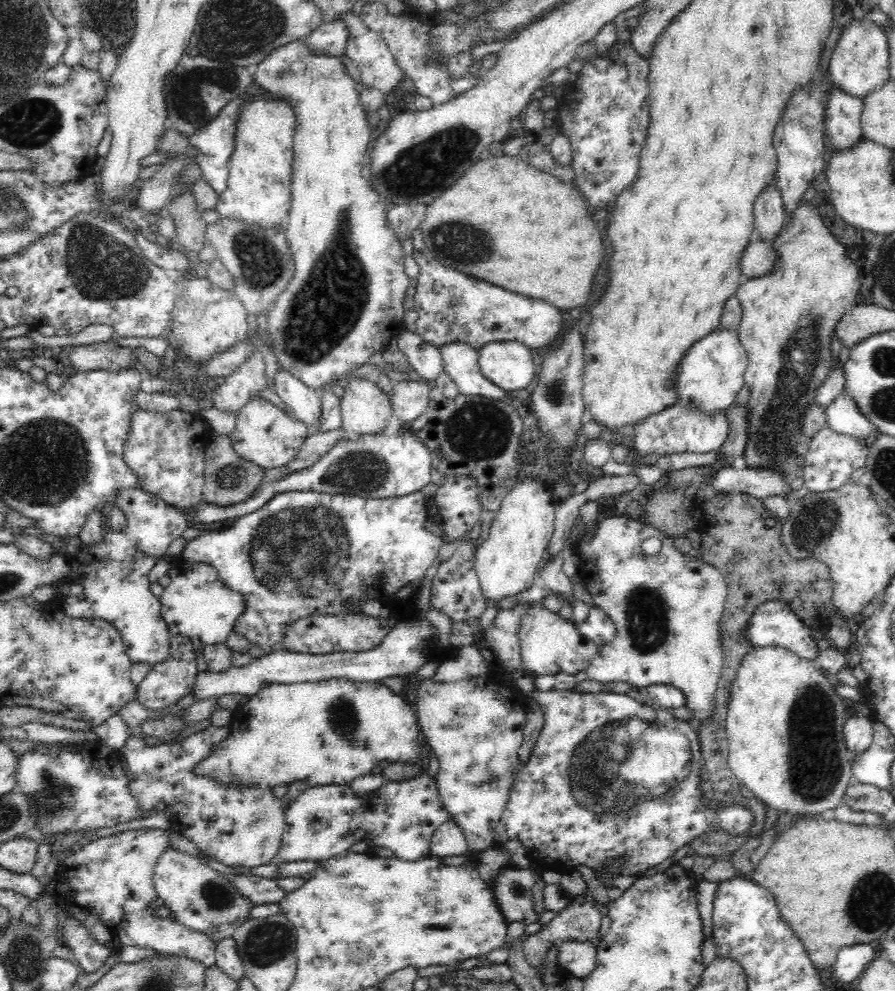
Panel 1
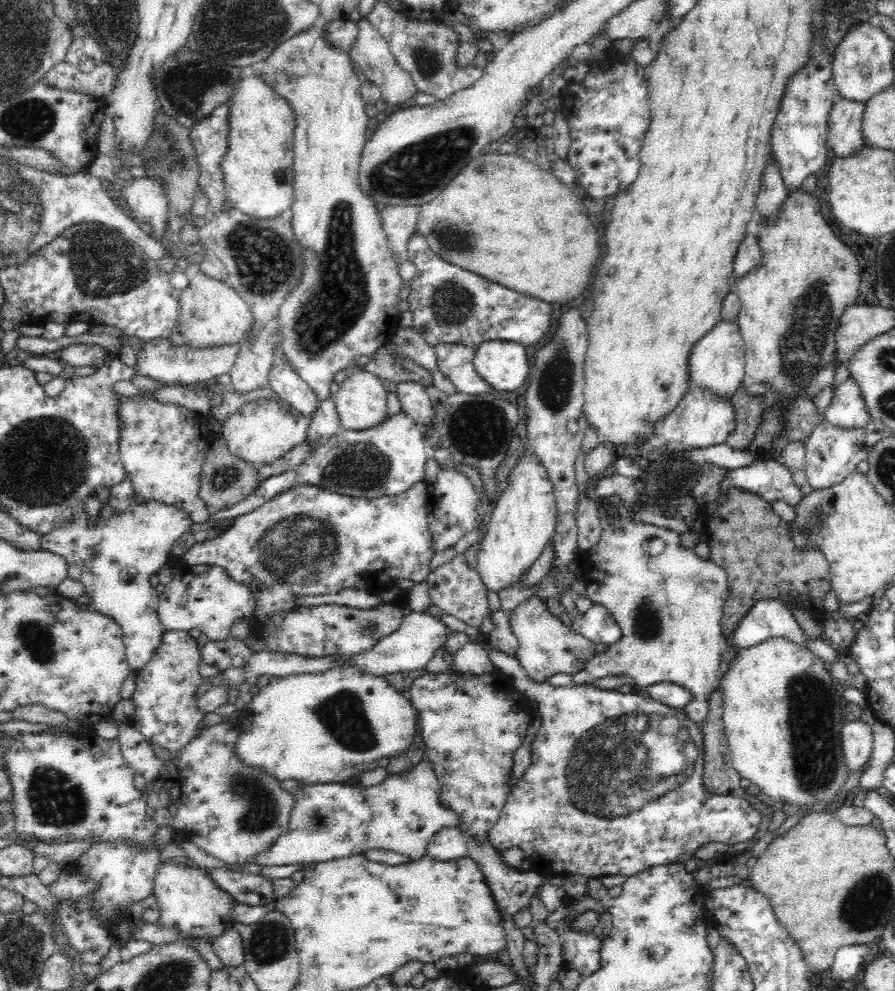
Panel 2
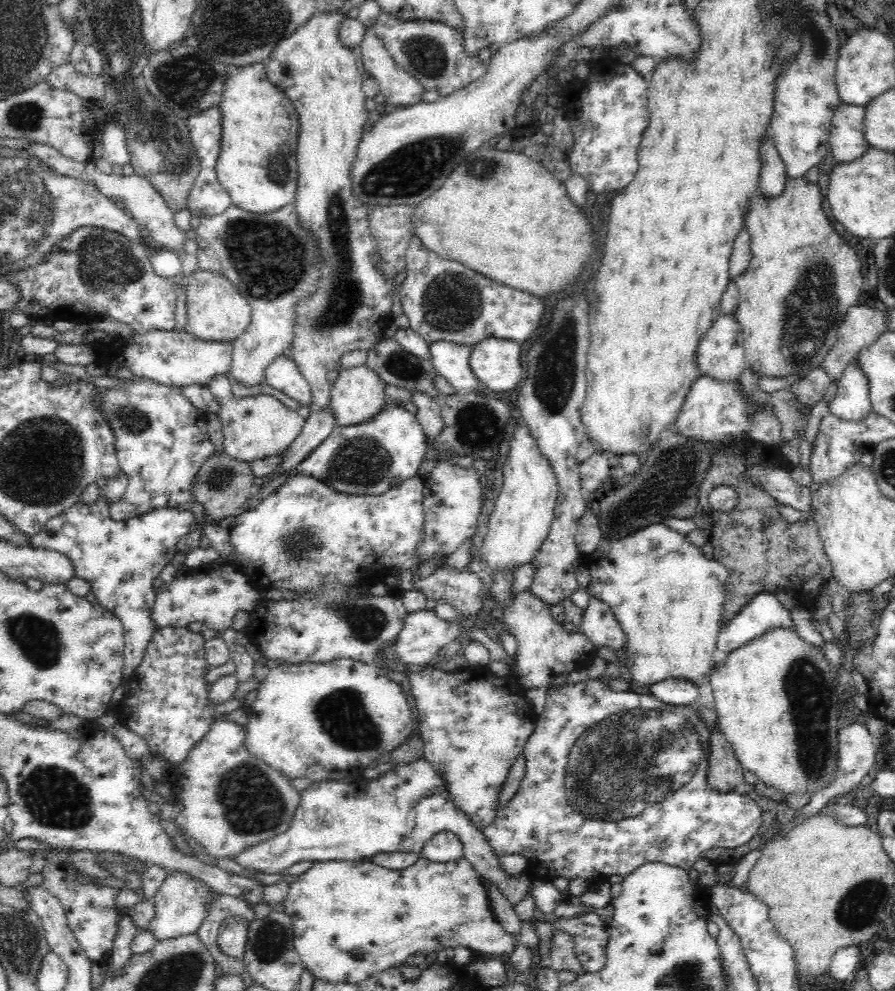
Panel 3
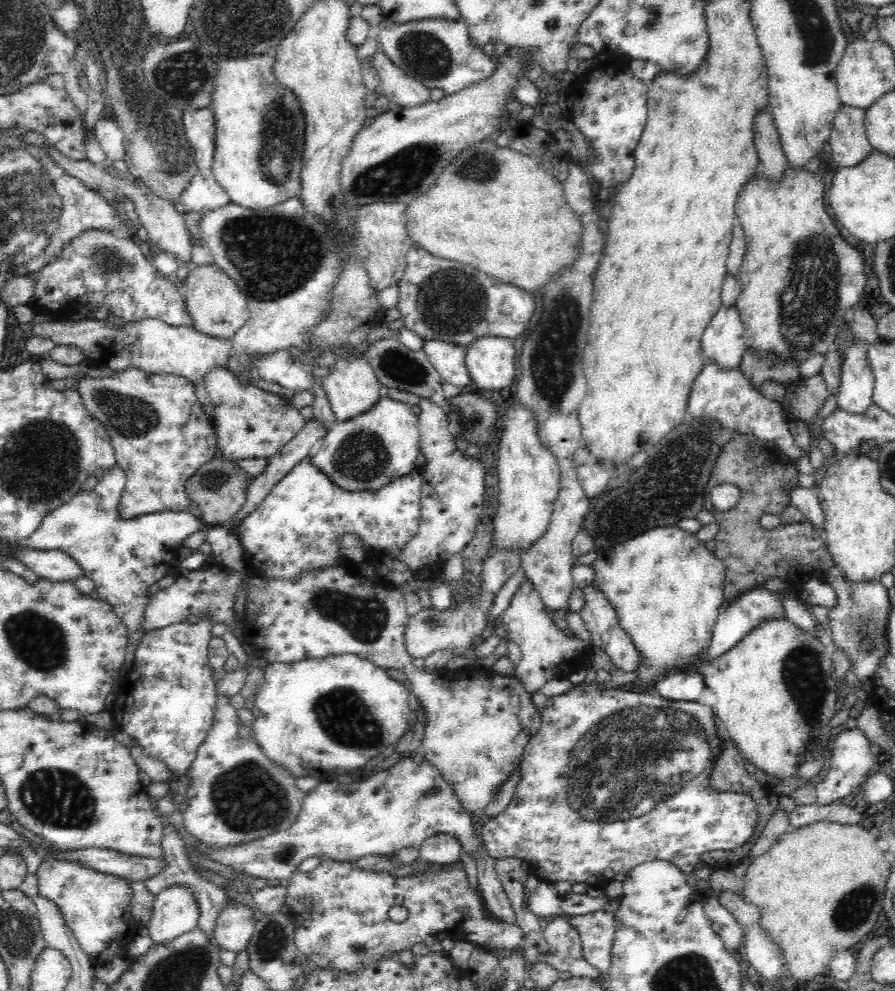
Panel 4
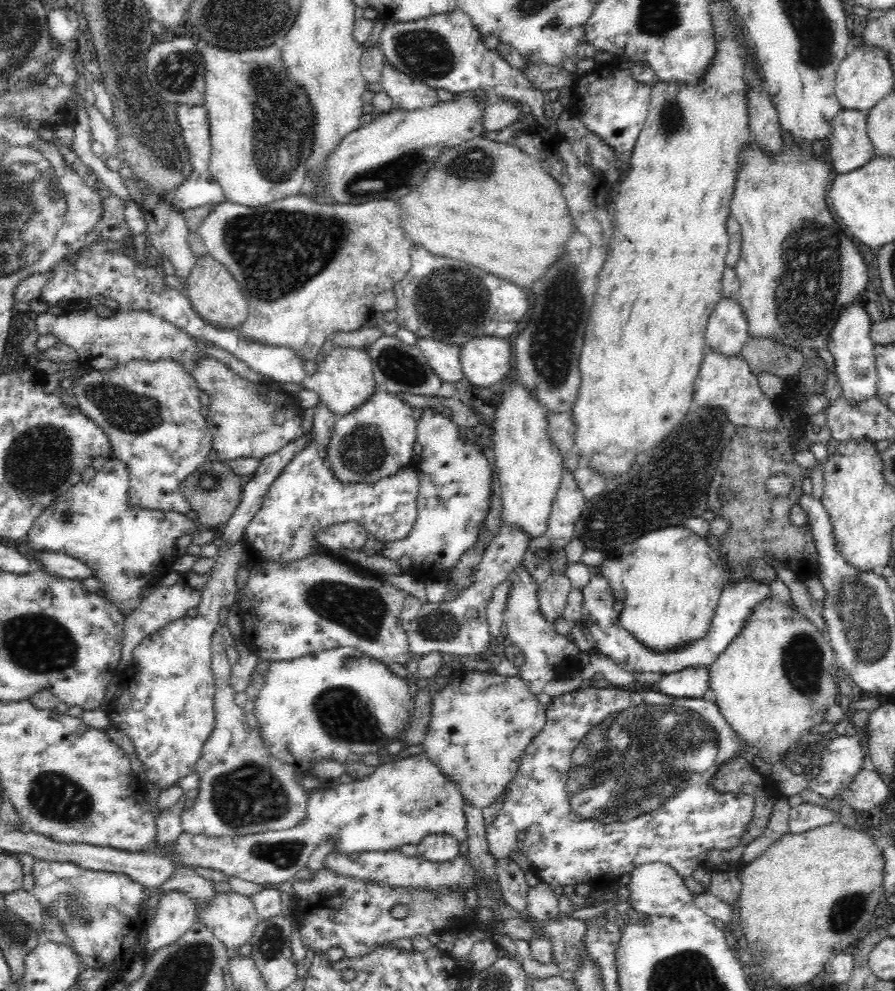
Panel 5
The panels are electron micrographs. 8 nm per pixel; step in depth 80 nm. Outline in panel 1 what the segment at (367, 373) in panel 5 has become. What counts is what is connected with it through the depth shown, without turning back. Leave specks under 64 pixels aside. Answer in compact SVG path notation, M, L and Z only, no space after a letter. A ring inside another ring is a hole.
M353 379L341 397L341 428L366 436L382 433L393 416L390 395L371 380Z

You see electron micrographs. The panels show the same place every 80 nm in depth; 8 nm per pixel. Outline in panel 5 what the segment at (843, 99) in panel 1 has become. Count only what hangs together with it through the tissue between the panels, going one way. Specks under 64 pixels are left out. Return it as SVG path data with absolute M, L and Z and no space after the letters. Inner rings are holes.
M842 108L831 122L828 150L838 174L862 168L876 155L867 136L866 118L865 111Z

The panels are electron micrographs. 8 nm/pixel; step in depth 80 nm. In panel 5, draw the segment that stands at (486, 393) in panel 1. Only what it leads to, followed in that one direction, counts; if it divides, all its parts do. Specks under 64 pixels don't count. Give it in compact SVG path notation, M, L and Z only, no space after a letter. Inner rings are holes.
M426 338L418 339L417 347L442 383L455 384L466 378L462 365L460 365L461 347Z

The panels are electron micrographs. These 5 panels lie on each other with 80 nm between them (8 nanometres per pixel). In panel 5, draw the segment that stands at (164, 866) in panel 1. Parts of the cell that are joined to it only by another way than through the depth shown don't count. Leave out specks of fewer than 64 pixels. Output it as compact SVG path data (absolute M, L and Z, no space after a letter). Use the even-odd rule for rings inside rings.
M168 891L158 900L155 916L146 925L148 955L176 942L196 921L195 902L181 891Z

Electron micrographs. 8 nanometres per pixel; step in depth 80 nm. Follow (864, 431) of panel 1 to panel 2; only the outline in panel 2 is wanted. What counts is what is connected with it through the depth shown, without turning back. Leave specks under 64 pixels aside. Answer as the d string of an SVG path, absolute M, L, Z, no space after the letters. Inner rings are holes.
M852 378L838 385L835 396L824 413L825 420L830 425L843 430L862 430L871 420L860 388Z

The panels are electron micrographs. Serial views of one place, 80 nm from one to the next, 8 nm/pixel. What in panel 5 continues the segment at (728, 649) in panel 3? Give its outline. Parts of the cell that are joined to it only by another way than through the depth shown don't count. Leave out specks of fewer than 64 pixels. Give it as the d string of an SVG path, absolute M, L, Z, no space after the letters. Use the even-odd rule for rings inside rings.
M592 570L590 582L581 591L584 595L581 625L585 631L590 632L590 638L593 638L595 642L594 650L606 655L626 672L661 672L664 675L690 667L710 666L741 633L746 622L750 620L750 616L754 614L753 610L757 604L772 597L770 587L753 578L737 583L725 583L715 610L716 616L704 638L669 653L654 653L646 649L634 635L630 634L630 630L619 625L619 610L614 595L612 595L612 589L608 587L606 579L598 571Z

